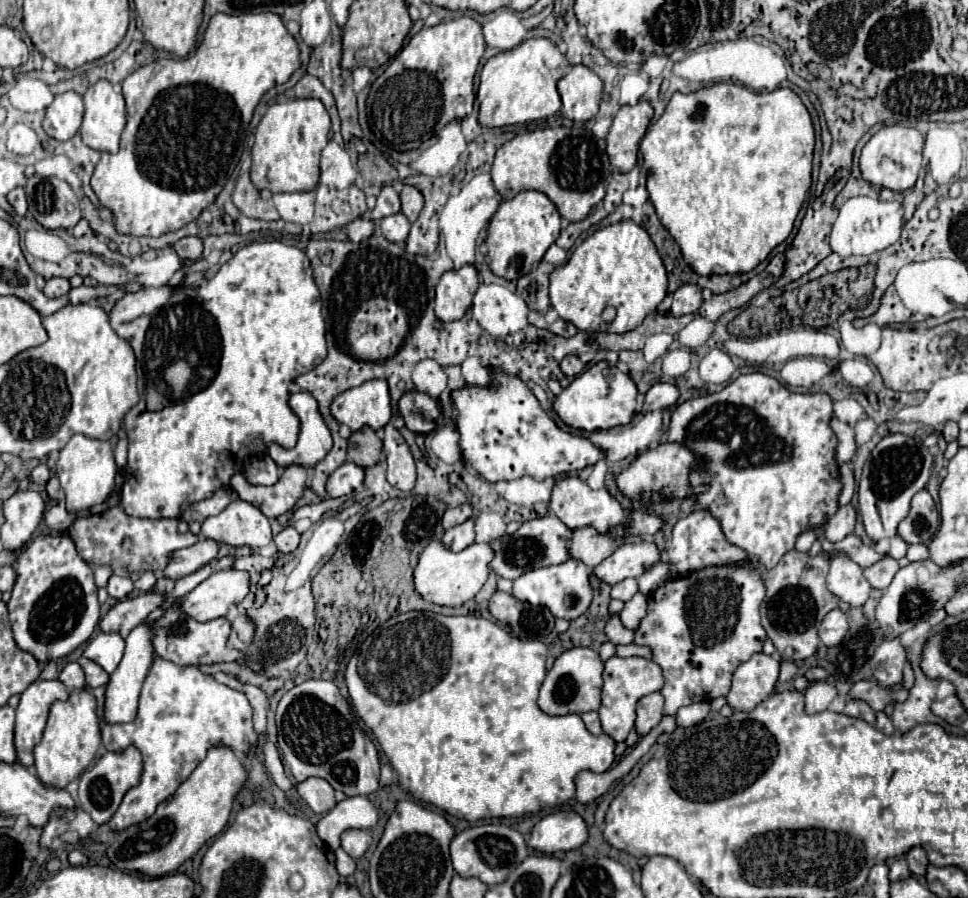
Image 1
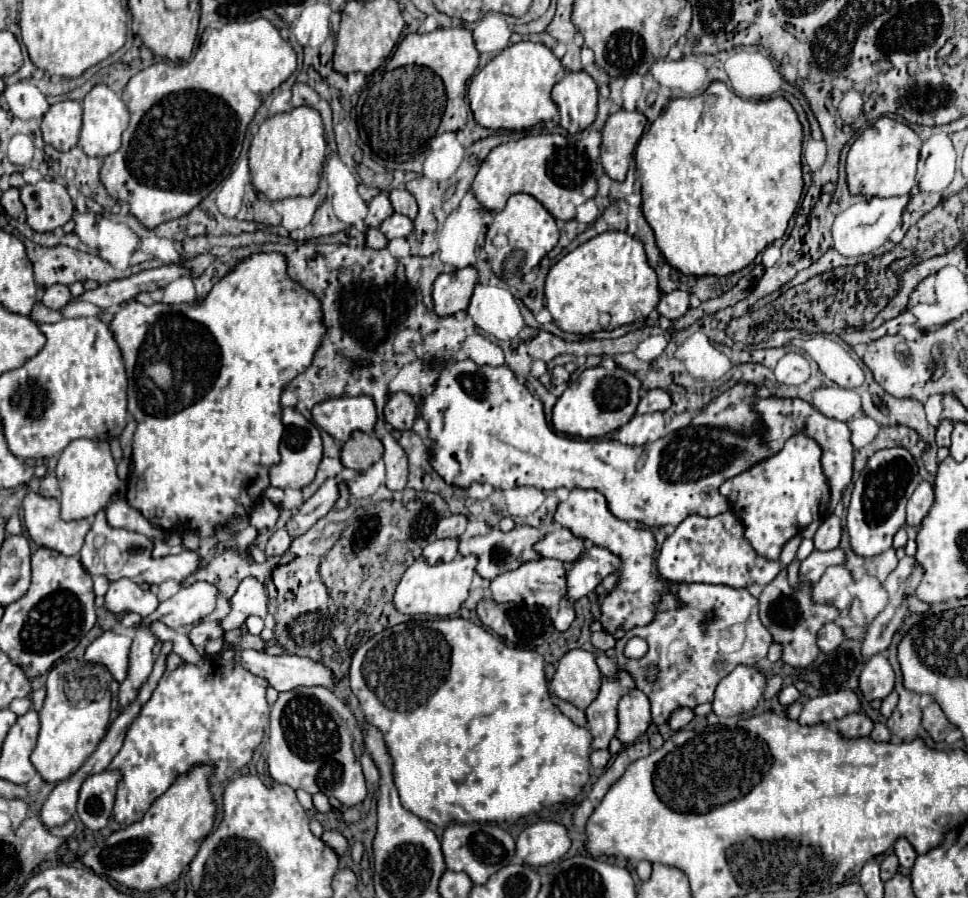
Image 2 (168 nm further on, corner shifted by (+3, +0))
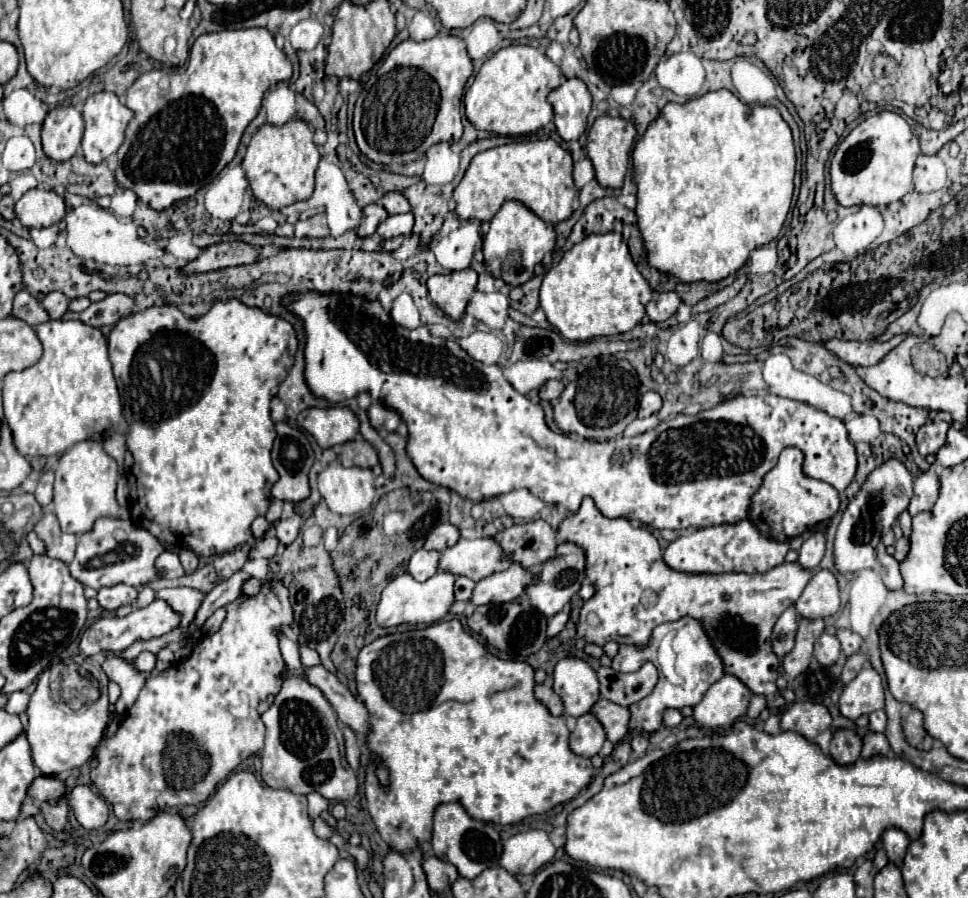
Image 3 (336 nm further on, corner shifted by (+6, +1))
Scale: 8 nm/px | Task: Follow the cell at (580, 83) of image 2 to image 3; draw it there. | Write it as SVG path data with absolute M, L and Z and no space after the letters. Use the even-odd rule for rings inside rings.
M566 78L558 88L548 94L554 106L554 124L562 140L578 140L588 122L592 96L580 78Z

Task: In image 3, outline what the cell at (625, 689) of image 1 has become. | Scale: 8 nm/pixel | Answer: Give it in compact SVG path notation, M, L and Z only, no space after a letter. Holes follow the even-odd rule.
M586 712L584 716L578 718L578 724L570 734L570 748L578 756L592 758L600 752L604 740L606 740L606 732L602 724L596 720L596 716L592 716L592 712Z

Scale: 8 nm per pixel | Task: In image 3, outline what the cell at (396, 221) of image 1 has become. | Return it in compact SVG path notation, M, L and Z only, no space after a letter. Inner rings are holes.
M394 214L388 216L380 226L378 226L378 234L380 238L394 238L394 236L408 236L412 232L412 224L414 224L414 216L408 214Z

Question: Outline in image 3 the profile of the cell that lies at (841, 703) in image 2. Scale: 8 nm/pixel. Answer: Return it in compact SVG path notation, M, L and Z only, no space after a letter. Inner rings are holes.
M794 702L782 714L782 730L792 730L808 740L814 740L832 724L830 710L816 702Z

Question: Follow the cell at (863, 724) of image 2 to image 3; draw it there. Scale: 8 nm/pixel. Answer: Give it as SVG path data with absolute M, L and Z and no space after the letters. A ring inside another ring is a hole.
M840 728L834 732L830 742L830 754L838 764L852 764L860 758L862 736L856 730Z

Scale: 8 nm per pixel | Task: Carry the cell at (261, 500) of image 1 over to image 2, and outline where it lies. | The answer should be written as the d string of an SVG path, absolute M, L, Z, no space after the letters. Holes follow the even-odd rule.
M263 501L255 507L255 511L251 513L251 525L257 529L257 531L265 531L265 529L271 529L275 527L277 523L277 517L279 517L279 511L281 509L275 509L275 505L271 505L271 501Z

